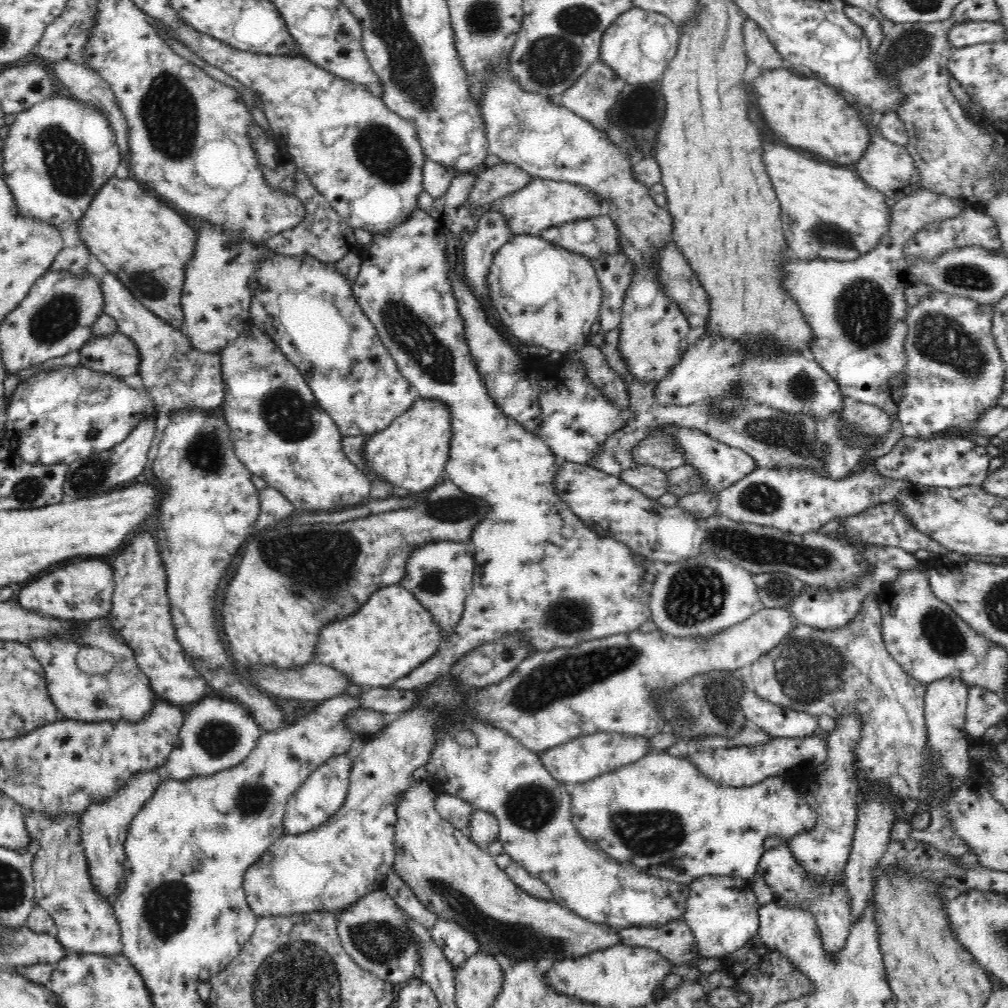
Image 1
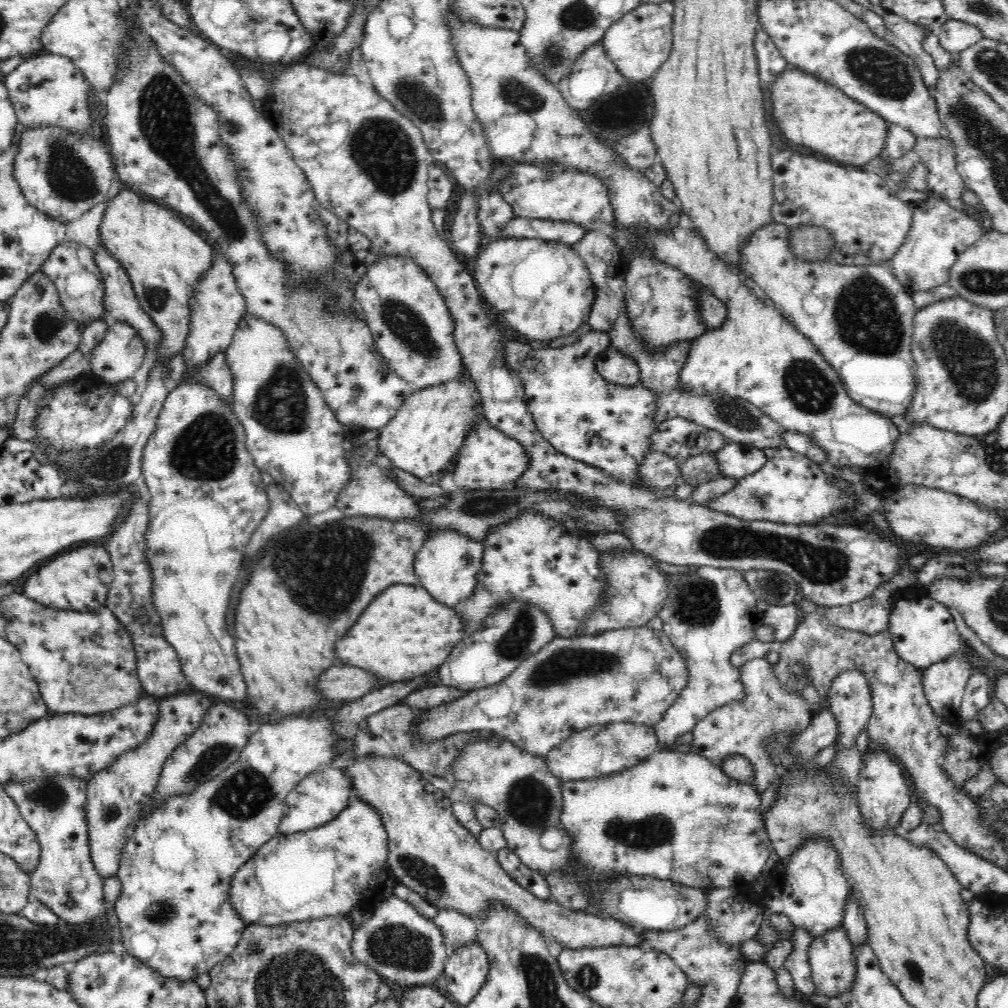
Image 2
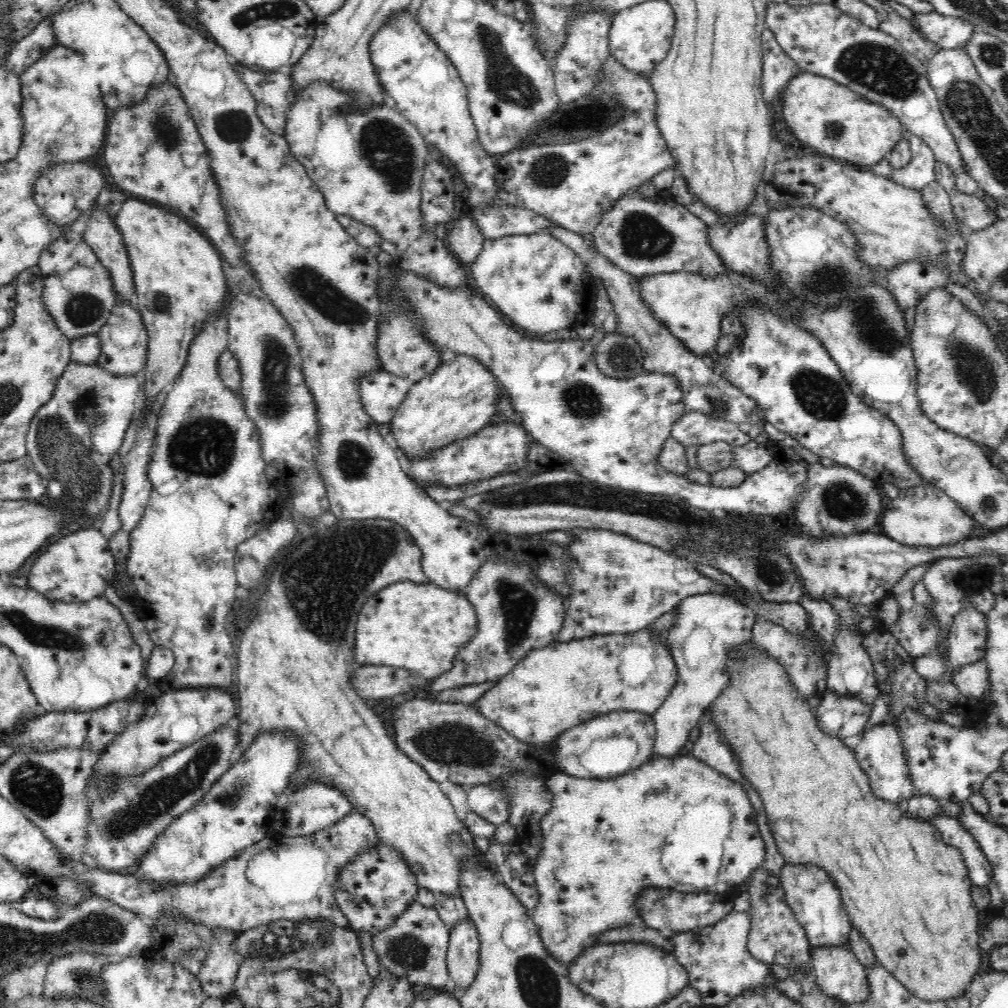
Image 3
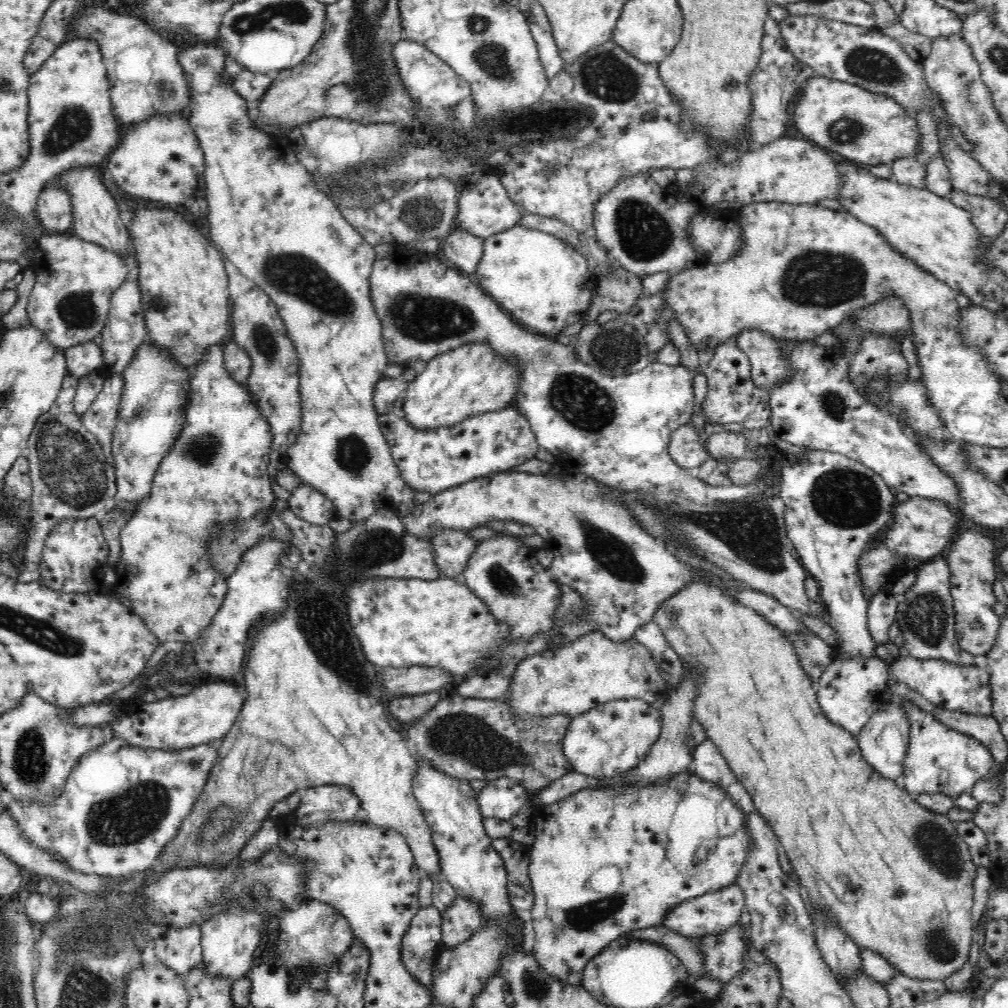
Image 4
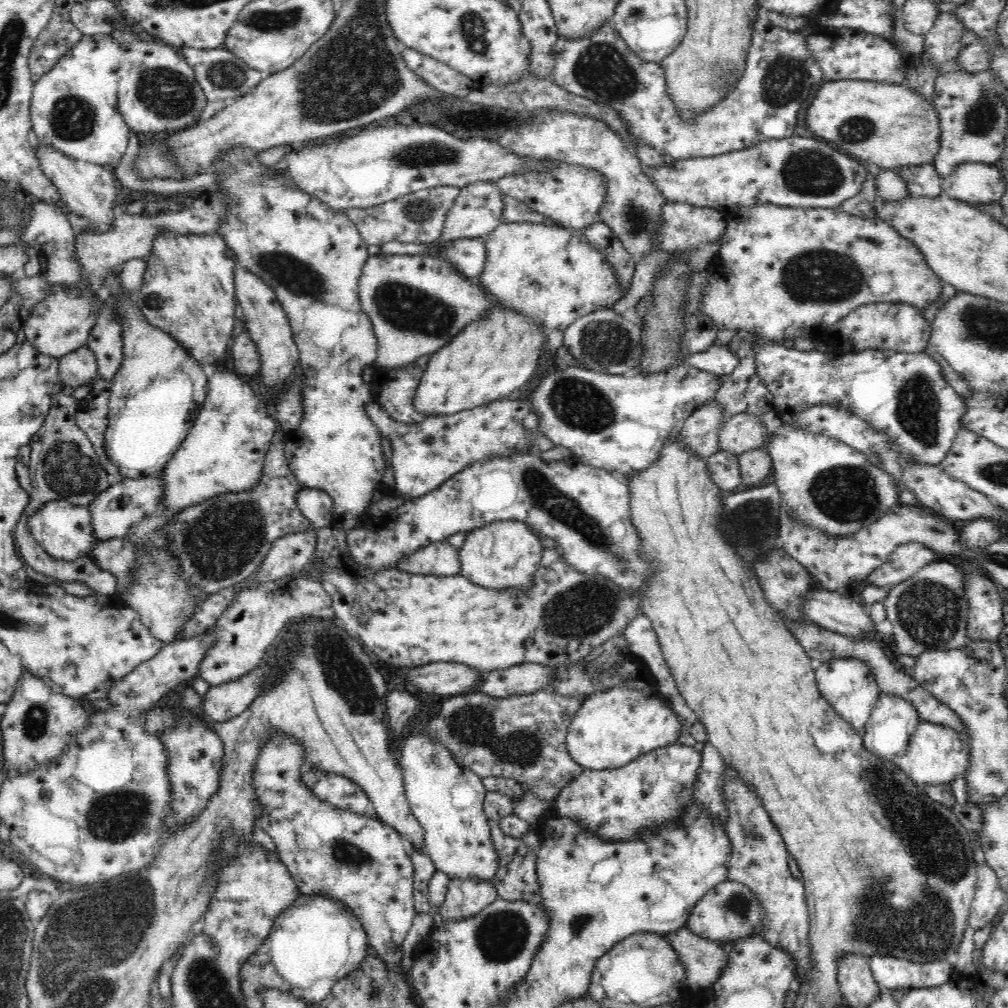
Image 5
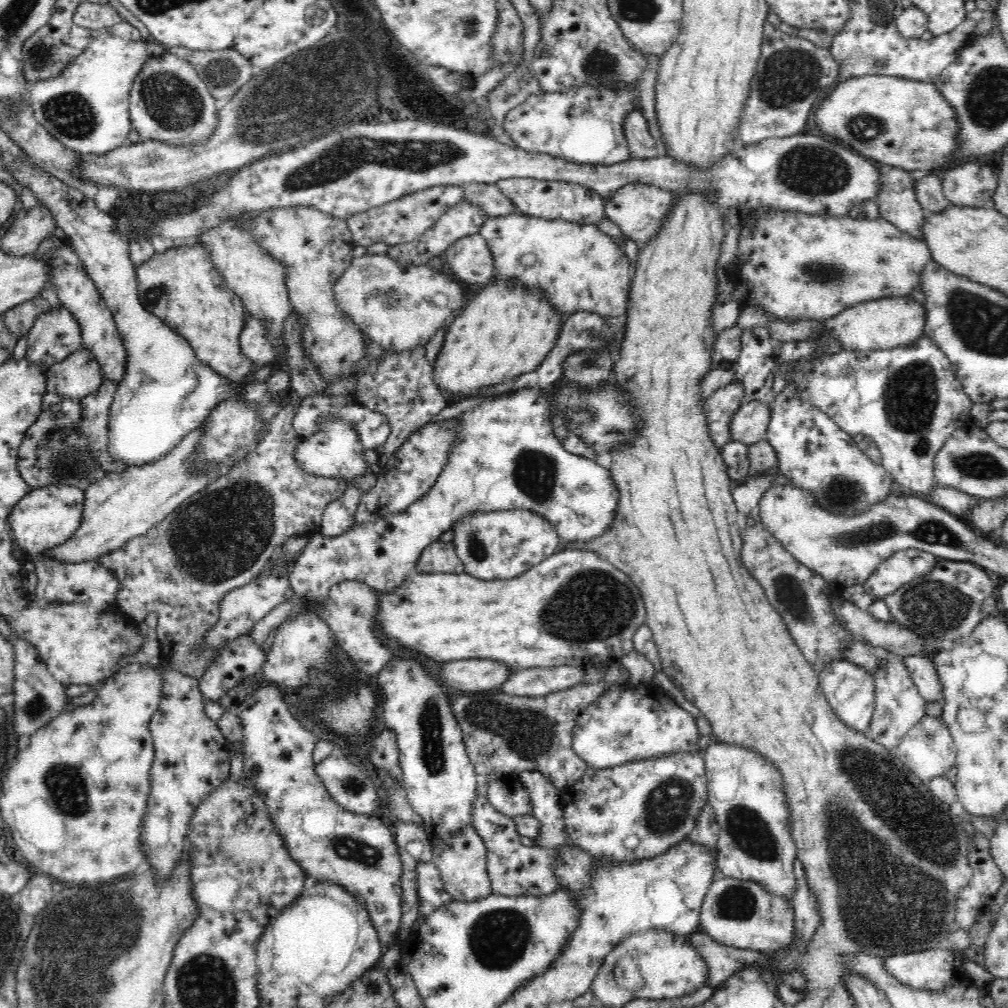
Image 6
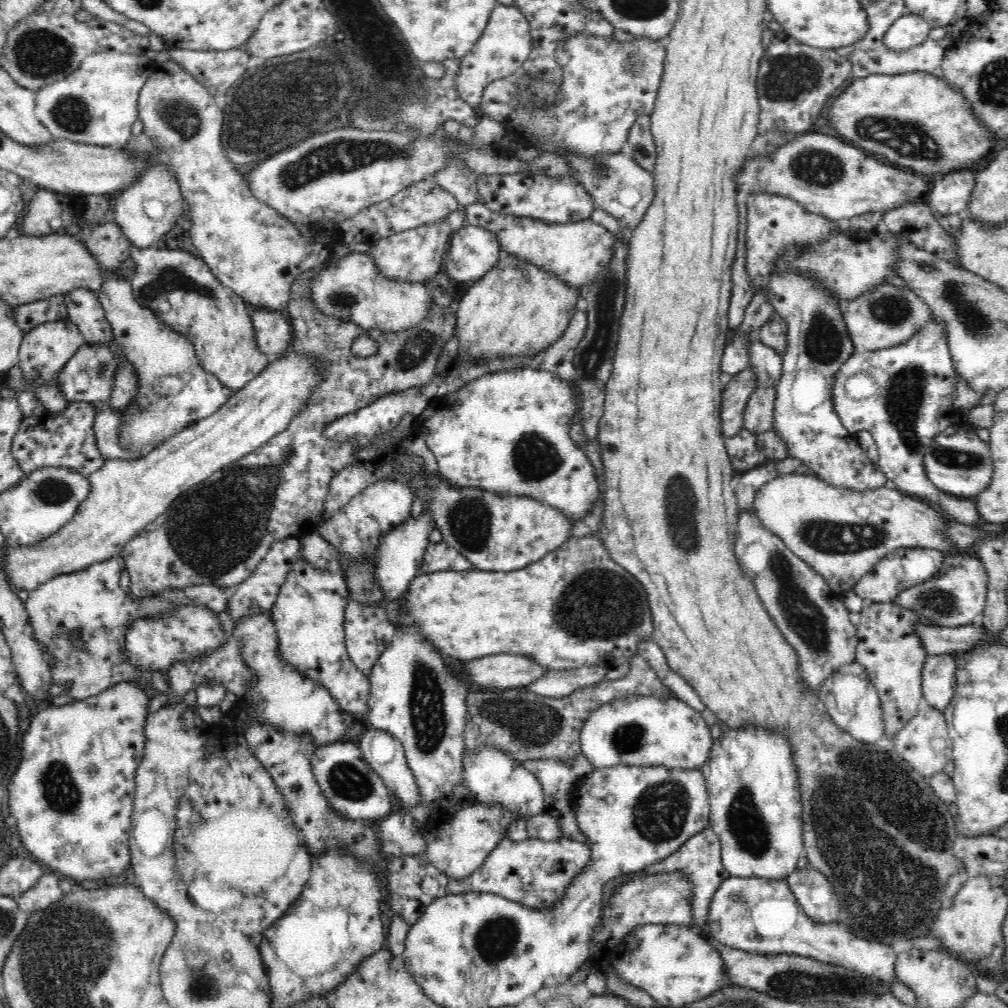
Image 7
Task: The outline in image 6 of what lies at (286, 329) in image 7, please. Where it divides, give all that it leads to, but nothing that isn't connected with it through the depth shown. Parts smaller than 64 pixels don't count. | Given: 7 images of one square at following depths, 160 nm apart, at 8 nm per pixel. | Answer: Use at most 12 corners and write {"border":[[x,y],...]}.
{"border":[[251,316],[239,341],[260,369],[276,360],[265,324]]}

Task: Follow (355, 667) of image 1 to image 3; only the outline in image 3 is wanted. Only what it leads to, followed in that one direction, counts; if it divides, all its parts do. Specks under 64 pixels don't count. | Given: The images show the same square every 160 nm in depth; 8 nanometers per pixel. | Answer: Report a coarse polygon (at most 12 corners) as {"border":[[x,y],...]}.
{"border":[[402,581],[364,604],[354,658],[420,678],[477,630],[465,593]]}

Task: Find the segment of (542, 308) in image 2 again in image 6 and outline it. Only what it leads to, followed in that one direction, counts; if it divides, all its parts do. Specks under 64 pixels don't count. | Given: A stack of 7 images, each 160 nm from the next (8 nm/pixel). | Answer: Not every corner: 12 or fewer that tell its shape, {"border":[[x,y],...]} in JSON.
{"border":[[488,216],[494,277],[565,318],[625,314],[633,267],[595,224]]}

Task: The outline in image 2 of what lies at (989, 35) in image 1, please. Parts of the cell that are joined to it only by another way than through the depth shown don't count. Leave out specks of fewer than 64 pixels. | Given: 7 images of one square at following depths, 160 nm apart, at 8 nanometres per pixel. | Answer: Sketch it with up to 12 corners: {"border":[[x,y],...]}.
{"border":[[947,20],[936,28],[940,45],[953,55],[977,44],[980,27]]}

